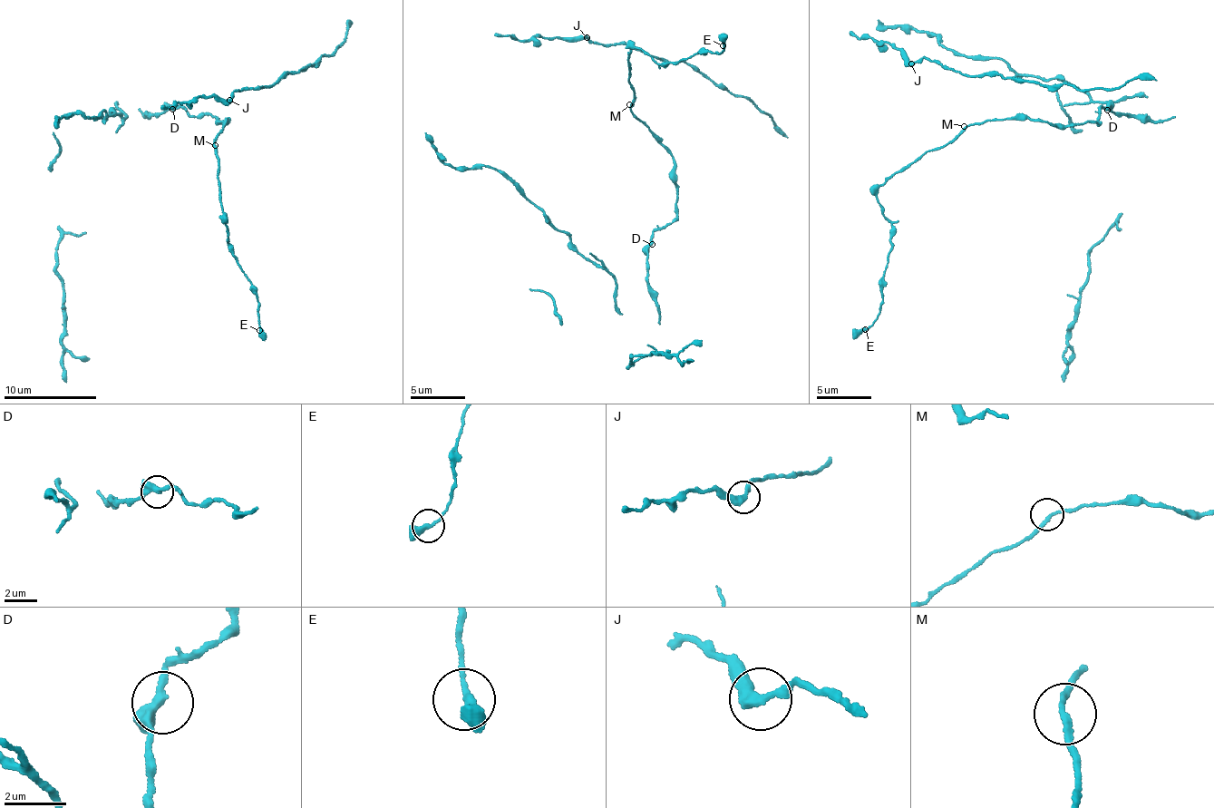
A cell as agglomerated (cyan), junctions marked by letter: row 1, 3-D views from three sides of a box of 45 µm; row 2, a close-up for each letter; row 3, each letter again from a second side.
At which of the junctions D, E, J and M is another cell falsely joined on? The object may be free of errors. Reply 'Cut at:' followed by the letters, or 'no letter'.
Cut at: no letter

